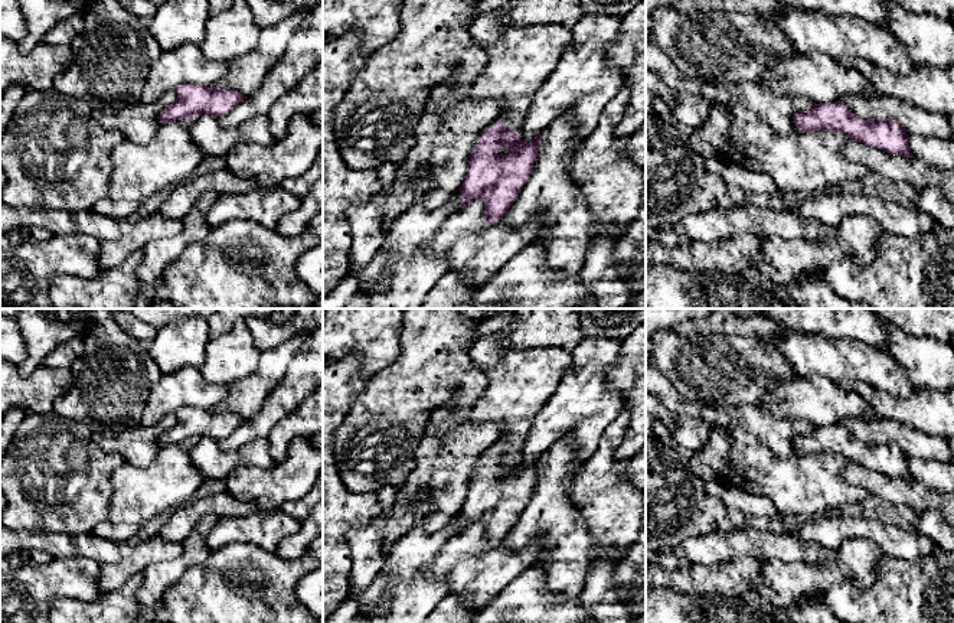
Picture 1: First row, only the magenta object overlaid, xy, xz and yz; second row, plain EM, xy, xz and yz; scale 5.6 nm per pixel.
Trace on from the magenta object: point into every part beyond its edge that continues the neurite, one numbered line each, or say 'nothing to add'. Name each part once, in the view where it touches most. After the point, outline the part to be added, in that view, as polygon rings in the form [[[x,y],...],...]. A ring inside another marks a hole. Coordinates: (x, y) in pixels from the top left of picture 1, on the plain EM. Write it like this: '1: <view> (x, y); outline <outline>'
nothing to add

